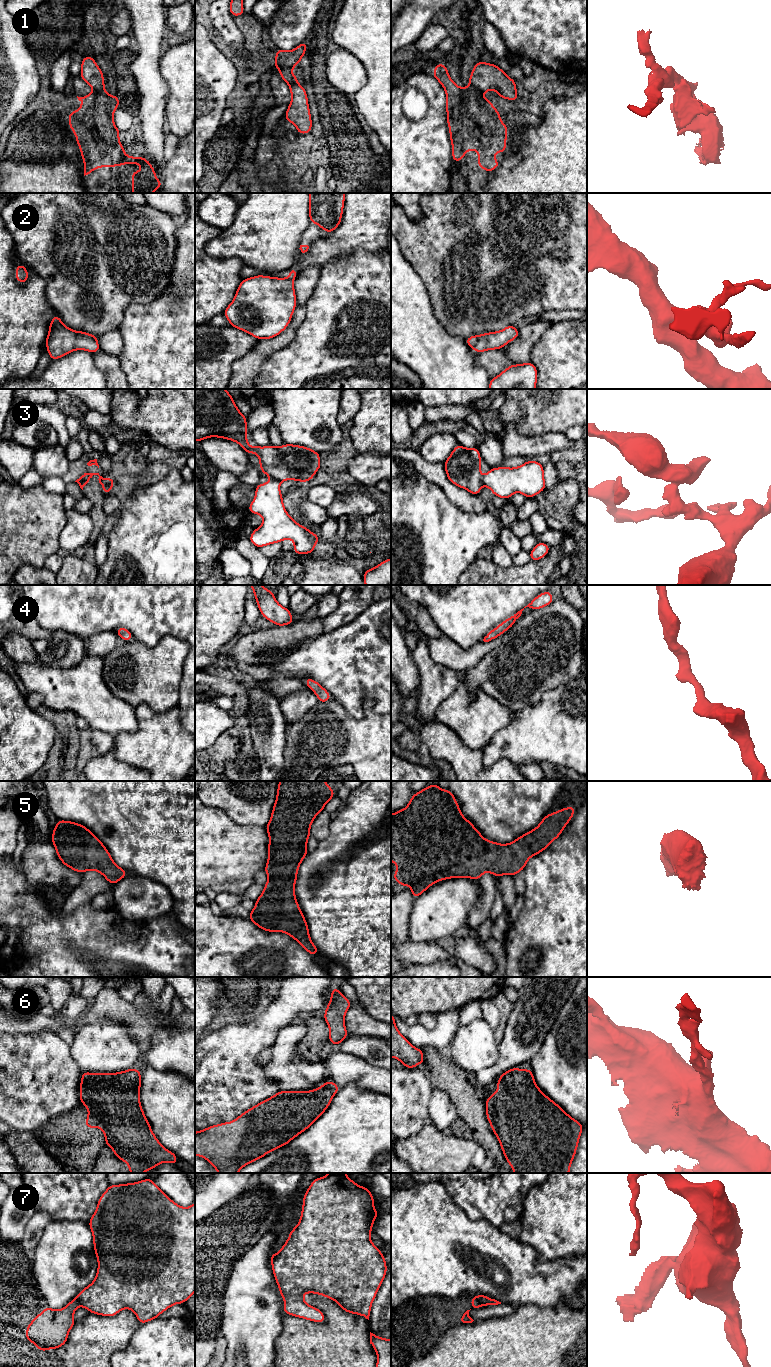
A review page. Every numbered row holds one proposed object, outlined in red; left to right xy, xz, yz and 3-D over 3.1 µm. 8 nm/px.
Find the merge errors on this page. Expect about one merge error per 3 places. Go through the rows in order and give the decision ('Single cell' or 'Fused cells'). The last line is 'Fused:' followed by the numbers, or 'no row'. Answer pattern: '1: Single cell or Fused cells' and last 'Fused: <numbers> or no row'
1: Single cell
2: Fused cells
3: Fused cells
4: Single cell
5: Fused cells
6: Single cell
7: Fused cells
Fused: 2, 3, 5, 7

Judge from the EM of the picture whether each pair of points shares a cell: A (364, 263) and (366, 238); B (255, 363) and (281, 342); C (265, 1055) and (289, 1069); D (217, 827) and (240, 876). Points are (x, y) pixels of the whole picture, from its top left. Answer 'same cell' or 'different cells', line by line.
A: different cells
B: same cell
C: different cells
D: same cell

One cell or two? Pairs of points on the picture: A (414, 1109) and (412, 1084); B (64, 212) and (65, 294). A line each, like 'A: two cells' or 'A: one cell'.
A: one cell
B: one cell

